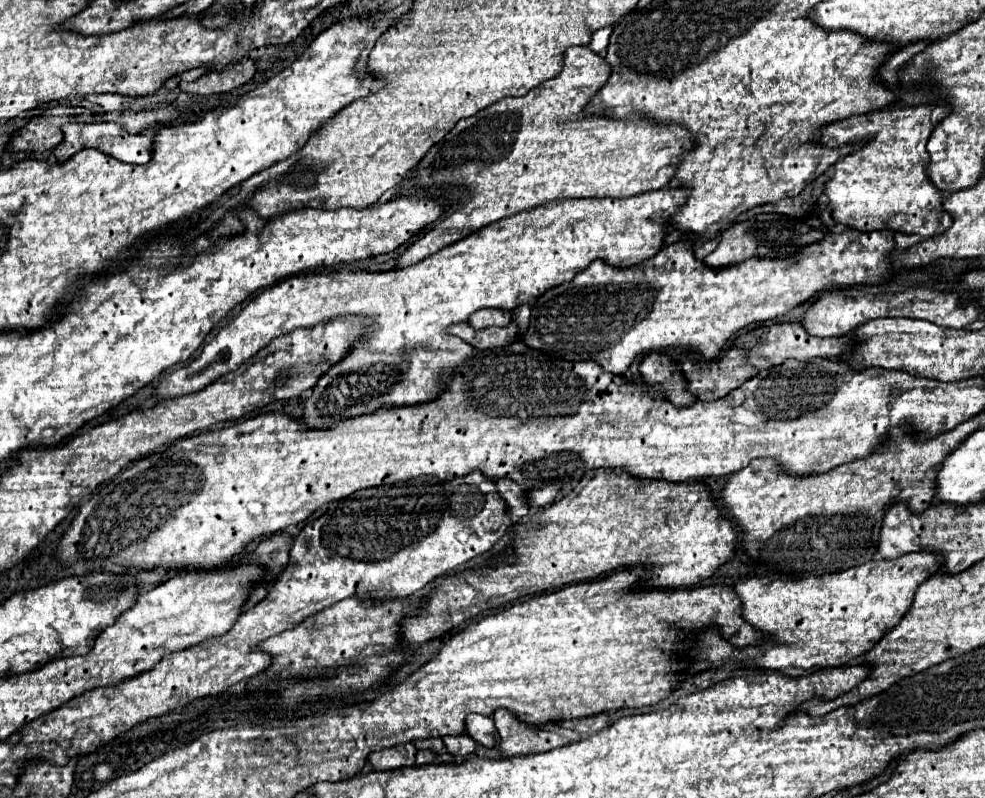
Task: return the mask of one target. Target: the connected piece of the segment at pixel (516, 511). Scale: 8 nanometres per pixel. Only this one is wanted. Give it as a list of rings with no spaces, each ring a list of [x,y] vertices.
[[[497,479],[495,485],[497,485],[499,497],[505,503],[509,503],[509,509],[511,509],[513,517],[521,519],[521,517],[525,517],[529,513],[529,507],[525,505],[525,489],[521,485],[517,485],[511,479]]]

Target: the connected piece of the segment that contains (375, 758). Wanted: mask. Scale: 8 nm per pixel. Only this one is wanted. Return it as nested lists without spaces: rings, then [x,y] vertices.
[[[413,743],[405,745],[395,745],[389,749],[381,749],[369,755],[369,763],[373,765],[375,771],[393,771],[399,767],[411,767],[415,765],[415,753],[417,749]]]

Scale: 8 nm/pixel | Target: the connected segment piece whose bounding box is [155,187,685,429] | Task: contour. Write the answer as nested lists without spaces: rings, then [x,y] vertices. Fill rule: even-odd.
[[[673,187],[625,199],[565,199],[555,201],[553,205],[543,205],[541,209],[533,209],[529,213],[501,219],[405,269],[385,273],[341,269],[291,277],[251,299],[237,317],[219,329],[219,333],[203,347],[203,353],[195,361],[171,371],[161,379],[161,383],[155,387],[155,397],[175,399],[197,393],[217,381],[219,375],[235,371],[241,363],[267,347],[271,339],[295,329],[309,329],[317,323],[341,317],[365,317],[375,321],[371,333],[355,341],[347,355],[319,377],[317,385],[311,389],[311,395],[301,399],[305,425],[311,429],[329,429],[343,419],[355,419],[383,407],[411,407],[429,403],[445,389],[443,373],[453,373],[453,367],[463,365],[463,361],[475,351],[475,347],[471,347],[467,341],[451,335],[449,327],[469,323],[469,317],[479,309],[511,311],[523,303],[529,303],[531,299],[541,297],[547,289],[571,281],[595,259],[601,259],[613,267],[631,267],[653,257],[663,247],[663,235],[667,231],[665,217],[673,217],[673,213],[681,207],[681,201],[685,201],[685,189]]]

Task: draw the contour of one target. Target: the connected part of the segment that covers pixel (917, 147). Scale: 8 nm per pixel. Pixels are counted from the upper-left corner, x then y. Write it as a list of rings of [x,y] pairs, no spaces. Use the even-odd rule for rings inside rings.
[[[917,105],[917,107],[891,107],[891,109],[879,109],[865,115],[847,117],[843,121],[835,121],[831,125],[821,127],[819,137],[815,145],[819,147],[831,147],[839,149],[843,145],[859,145],[857,151],[841,157],[837,161],[837,169],[829,173],[829,179],[825,183],[825,195],[829,199],[831,217],[857,231],[899,231],[905,235],[919,235],[923,239],[941,235],[951,225],[951,217],[941,209],[941,193],[933,189],[933,183],[929,181],[925,173],[925,161],[929,161],[929,153],[925,149],[927,139],[933,131],[933,125],[941,117],[949,113],[949,107],[945,105]]]

